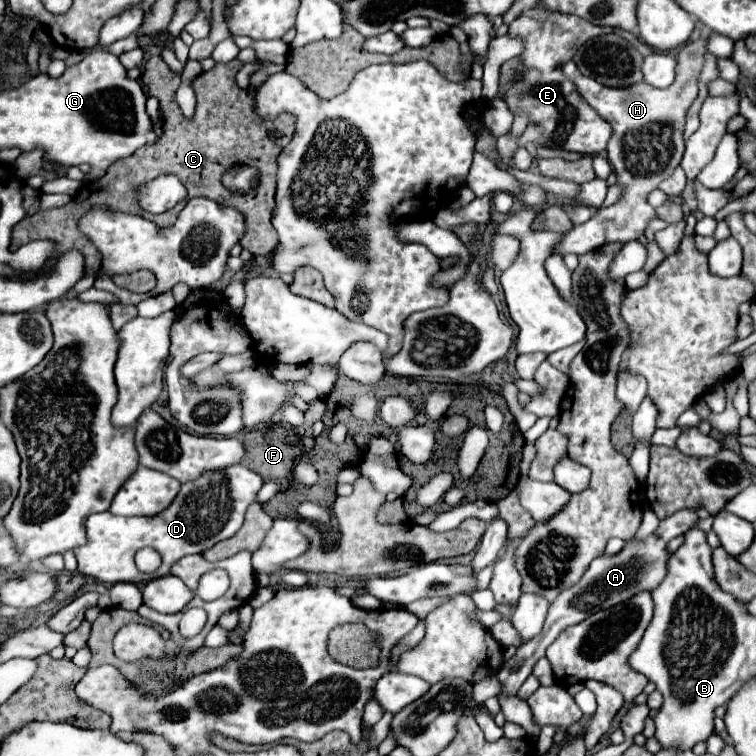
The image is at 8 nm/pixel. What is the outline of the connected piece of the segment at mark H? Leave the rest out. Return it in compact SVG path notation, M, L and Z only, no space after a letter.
M706 35L698 41L688 43L684 49L678 51L678 67L676 67L676 81L666 89L654 89L648 83L636 83L628 89L608 89L598 81L578 75L572 79L580 97L596 109L596 113L612 125L612 137L608 143L608 161L618 177L618 185L624 189L618 203L612 207L600 209L590 221L584 225L576 225L564 241L556 247L556 253L566 255L582 255L600 245L612 241L632 241L644 233L644 225L656 217L654 207L648 205L650 189L658 187L664 179L668 179L674 169L680 165L684 155L684 117L688 107L694 103L698 95L698 75L702 71L706 53Z

